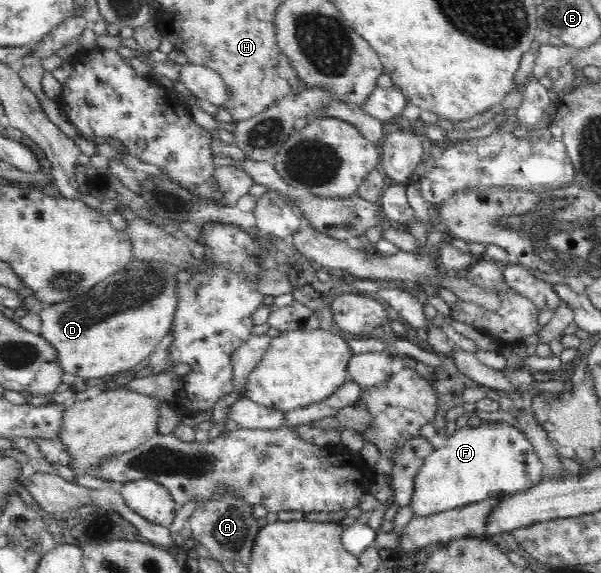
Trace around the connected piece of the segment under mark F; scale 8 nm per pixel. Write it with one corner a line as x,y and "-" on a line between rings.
486,421
486,423
482,423
482,425
478,425
478,427
464,427
459,428
455,431
454,434
450,435
447,438
447,442
441,445
436,449
436,451
430,456
426,457
426,461
424,461
424,465
420,467
420,471
418,475
416,475
416,481
414,483
415,493
412,502
410,503
410,508
412,508
412,512
414,515
428,515
431,513
440,513
442,511
449,511
450,509
457,509
469,504
476,504
480,501
492,500
492,499
502,499
502,498
510,498
515,494
521,494
522,492
526,492
528,489
537,487
536,485
540,485
544,482
544,466
540,461
536,450
533,448
531,442
527,439
527,436
518,429
518,427
514,427
512,423
508,423
508,421
494,421
491,423
490,421

